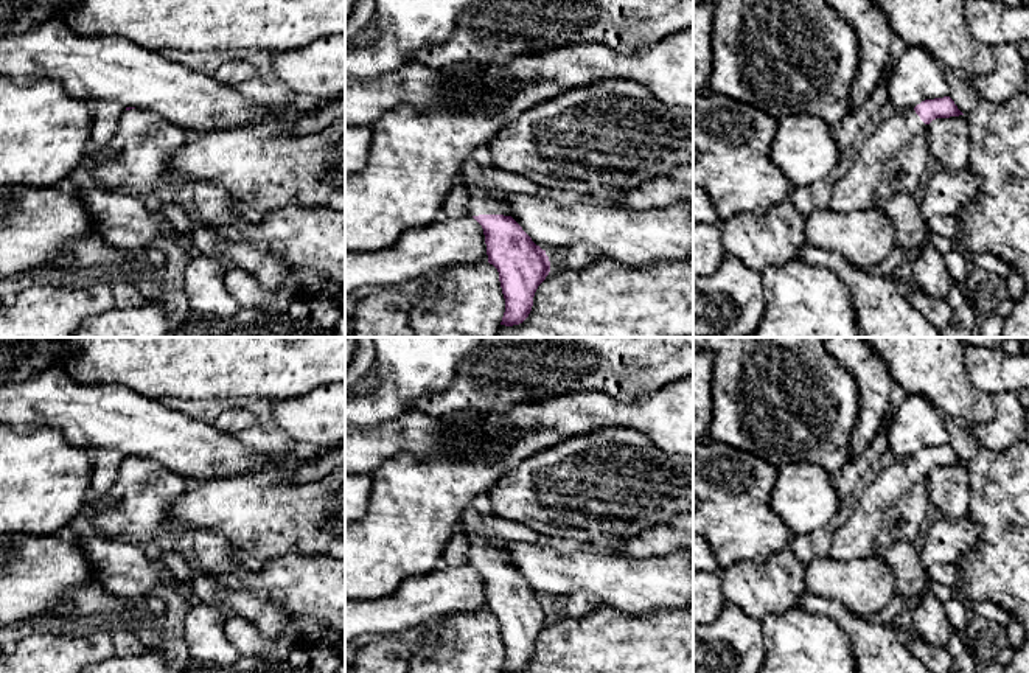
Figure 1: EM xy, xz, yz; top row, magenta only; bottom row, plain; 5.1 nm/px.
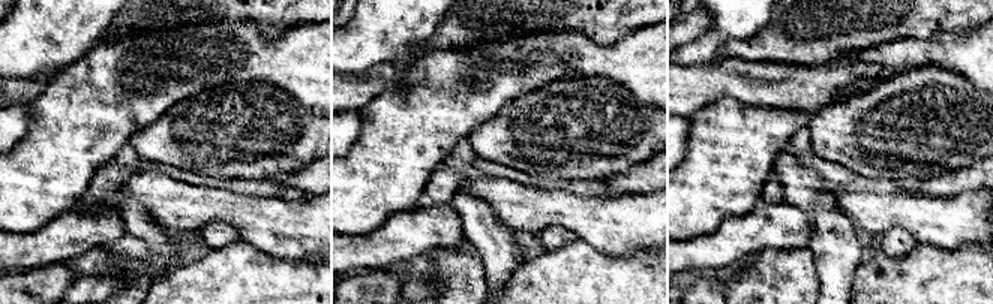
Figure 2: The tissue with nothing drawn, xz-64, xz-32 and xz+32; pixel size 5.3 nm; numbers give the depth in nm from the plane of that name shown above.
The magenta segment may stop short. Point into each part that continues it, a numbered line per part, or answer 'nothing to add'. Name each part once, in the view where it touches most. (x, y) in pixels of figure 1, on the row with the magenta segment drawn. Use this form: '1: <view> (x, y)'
1: xz (485, 199)

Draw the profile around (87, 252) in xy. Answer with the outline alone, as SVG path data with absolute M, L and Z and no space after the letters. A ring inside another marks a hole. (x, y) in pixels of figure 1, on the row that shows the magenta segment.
M99 236L65 244L62 253L48 264L78 269L92 266L118 267L121 275L127 275L131 278L135 275L143 275L148 267L152 267L146 263L141 253L118 250Z

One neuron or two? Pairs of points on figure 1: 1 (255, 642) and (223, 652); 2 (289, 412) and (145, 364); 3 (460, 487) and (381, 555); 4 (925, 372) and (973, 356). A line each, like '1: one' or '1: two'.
1: two
2: two
3: one
4: two

